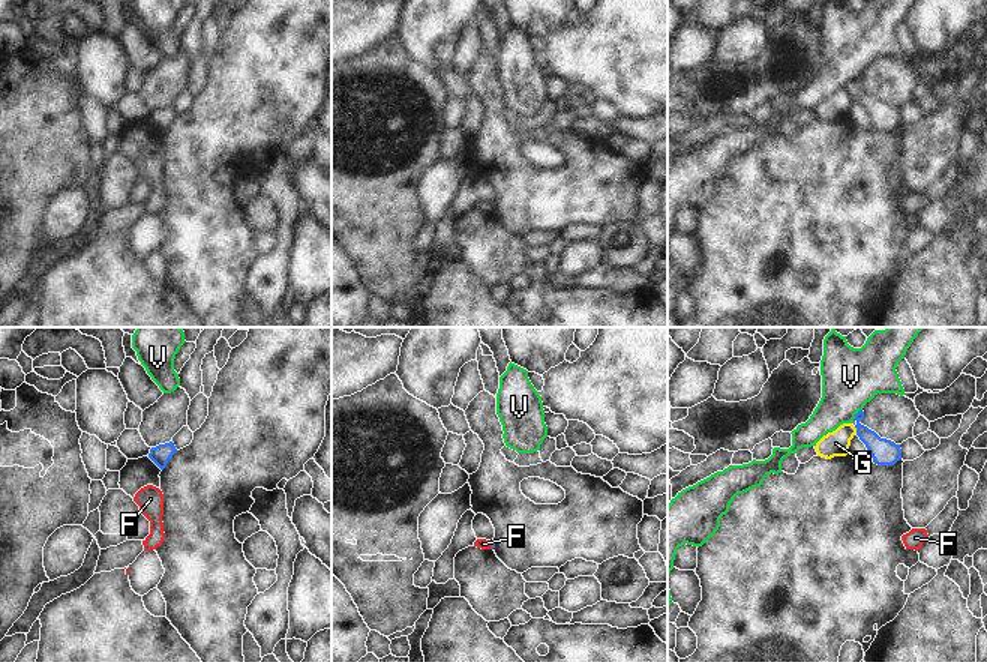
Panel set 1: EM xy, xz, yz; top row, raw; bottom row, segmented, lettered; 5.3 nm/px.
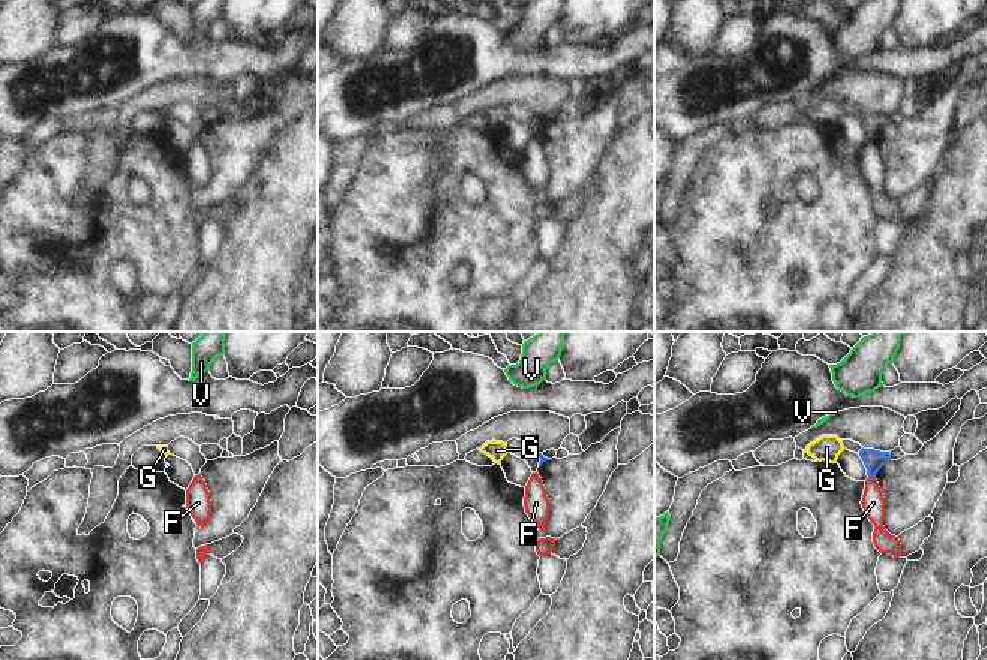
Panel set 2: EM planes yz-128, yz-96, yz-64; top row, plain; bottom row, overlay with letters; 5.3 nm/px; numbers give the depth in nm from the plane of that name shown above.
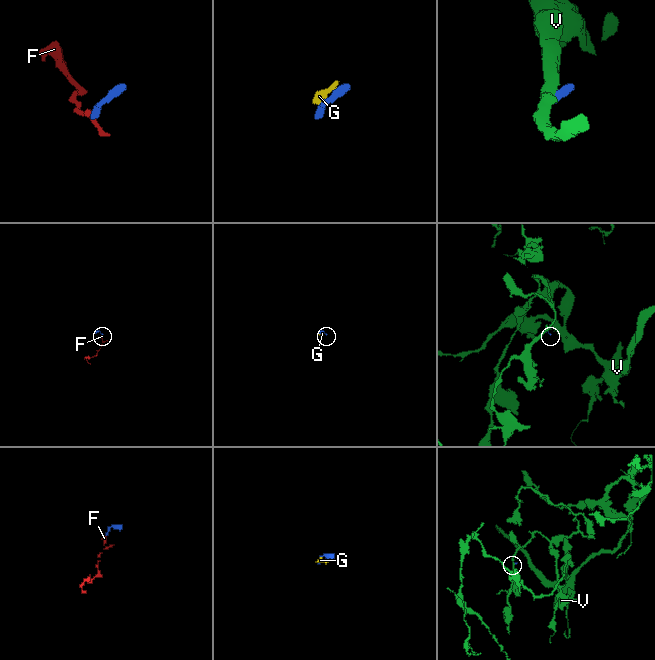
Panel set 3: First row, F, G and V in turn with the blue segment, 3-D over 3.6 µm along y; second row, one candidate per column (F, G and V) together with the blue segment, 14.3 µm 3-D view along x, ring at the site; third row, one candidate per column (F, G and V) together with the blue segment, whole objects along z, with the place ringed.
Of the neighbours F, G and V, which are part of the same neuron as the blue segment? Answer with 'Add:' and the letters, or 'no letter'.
Add: no letter

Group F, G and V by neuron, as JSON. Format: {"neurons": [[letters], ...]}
{"neurons": [["F"], ["G"], ["V"]]}

